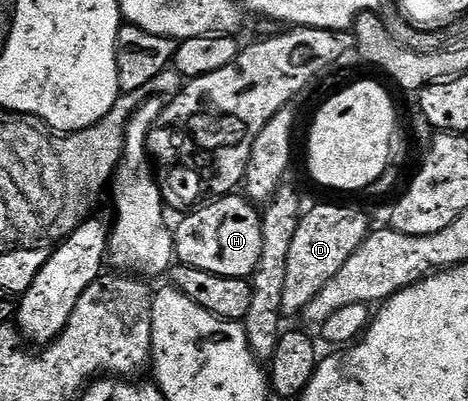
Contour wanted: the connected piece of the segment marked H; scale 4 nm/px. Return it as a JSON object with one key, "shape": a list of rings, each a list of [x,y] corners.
{"shape":[[[226,194],[208,202],[206,208],[198,207],[182,215],[185,217],[181,225],[173,232],[176,259],[187,266],[227,278],[252,277],[255,266],[259,266],[259,254],[263,254],[262,213],[258,209],[256,212],[253,209],[256,207],[241,194]]]}

